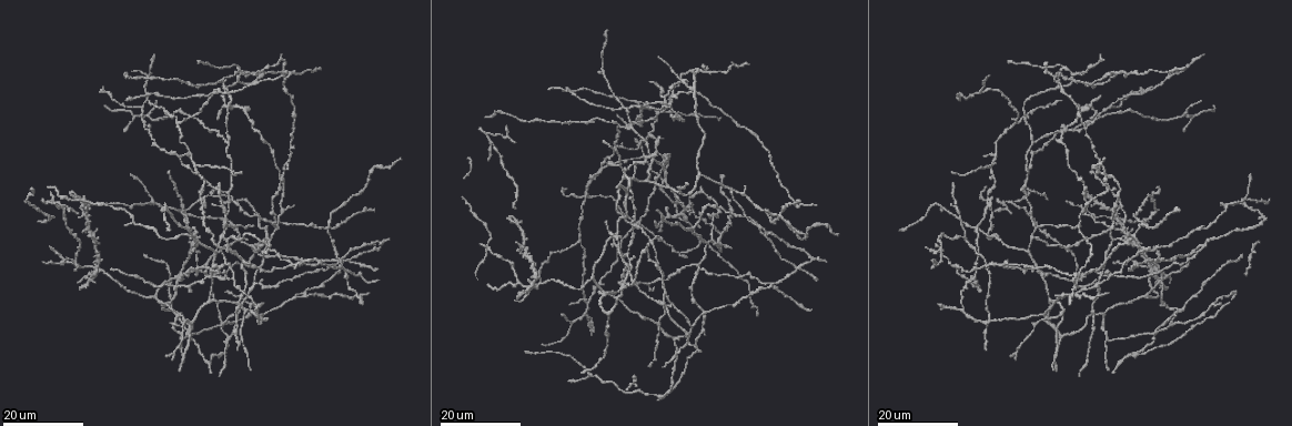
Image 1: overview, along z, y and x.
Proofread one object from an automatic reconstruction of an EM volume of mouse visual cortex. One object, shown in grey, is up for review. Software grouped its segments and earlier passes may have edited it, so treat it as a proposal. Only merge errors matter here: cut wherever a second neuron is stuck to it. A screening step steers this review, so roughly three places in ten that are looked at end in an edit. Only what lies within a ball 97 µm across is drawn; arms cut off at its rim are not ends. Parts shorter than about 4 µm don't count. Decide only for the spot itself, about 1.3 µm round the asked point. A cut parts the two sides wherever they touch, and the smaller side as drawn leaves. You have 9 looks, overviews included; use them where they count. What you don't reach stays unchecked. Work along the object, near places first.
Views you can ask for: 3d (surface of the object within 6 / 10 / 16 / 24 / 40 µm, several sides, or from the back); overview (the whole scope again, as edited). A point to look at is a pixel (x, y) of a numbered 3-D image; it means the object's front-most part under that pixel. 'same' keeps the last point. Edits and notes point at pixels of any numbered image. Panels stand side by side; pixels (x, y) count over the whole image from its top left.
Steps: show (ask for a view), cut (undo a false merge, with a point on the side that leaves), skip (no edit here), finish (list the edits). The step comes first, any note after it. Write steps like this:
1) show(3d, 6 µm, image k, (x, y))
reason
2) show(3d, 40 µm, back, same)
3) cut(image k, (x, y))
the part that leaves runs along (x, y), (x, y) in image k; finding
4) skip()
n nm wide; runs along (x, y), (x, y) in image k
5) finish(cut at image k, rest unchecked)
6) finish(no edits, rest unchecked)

show(3d, 24 µm, image 1, (975, 277))
arms part here

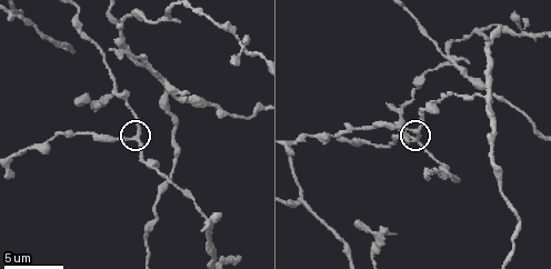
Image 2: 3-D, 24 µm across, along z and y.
show(3d, 10 µm, image 2, (134, 139))
closer look

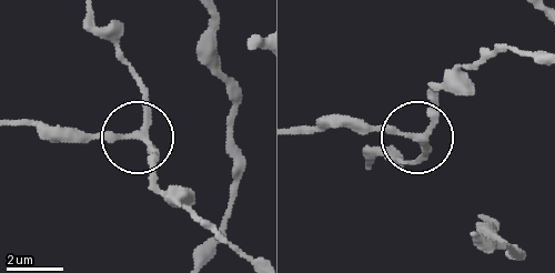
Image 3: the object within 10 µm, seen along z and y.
skip()
200 nm wide; runs along (536, 53), (486, 53), (451, 74), (414, 137), (324, 124) in image 3; one neuron here

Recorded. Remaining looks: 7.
show(3d, 16 µm, image 1, (243, 75))
three-way junction

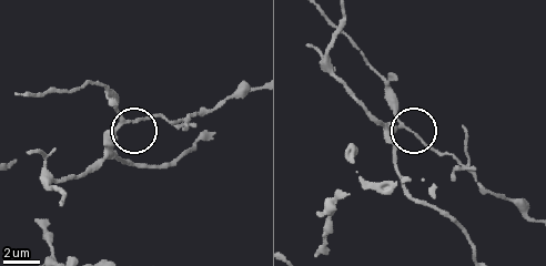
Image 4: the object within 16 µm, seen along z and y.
show(3d, 6 µm, image 4, (406, 126))

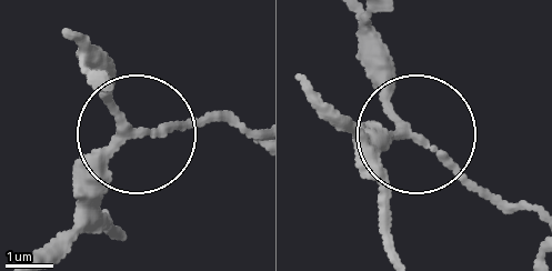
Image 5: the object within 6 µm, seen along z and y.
skip()
runs along (54, 248), (127, 140), (218, 116) in image 5; all the same neuron

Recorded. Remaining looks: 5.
show(3d, 6 µm, image 2, (298, 199))
arms part here

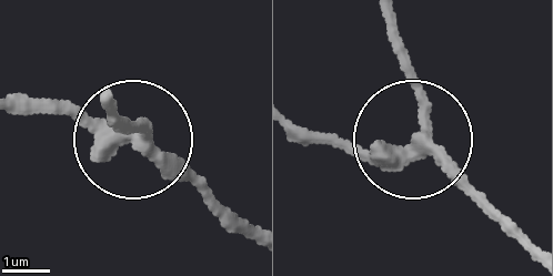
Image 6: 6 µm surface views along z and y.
show(3d, 6 µm, back, image 6, (419, 136))

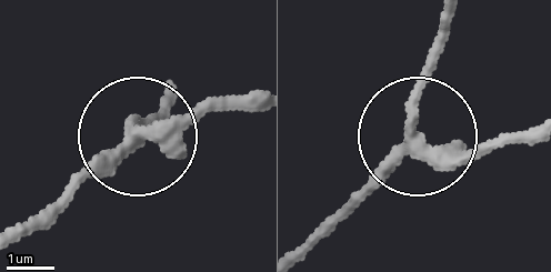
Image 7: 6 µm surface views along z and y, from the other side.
skip()
330 nm wide; runs along (307, 239), (410, 131), (438, 28) in image 7; one neuron here

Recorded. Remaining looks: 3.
show(3d, 24 µm, image 1, (193, 324))
two arms in line, one across

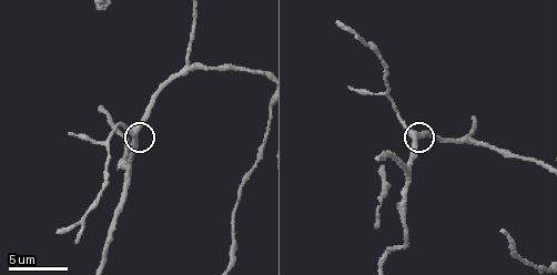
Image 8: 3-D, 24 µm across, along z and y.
show(3d, 6 µm, image 8, (414, 135))
zoom in

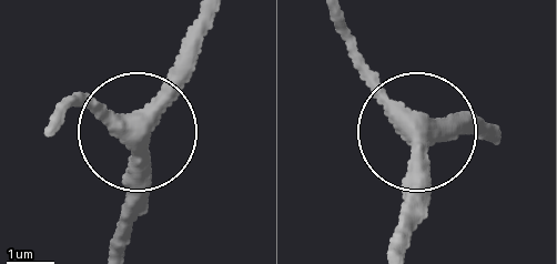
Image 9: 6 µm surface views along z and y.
skip()
3 arms; runs along (213, 18), (141, 122), (70, 102) in image 9; one neuron here

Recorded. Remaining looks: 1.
finish(no edits, rest unchecked)

